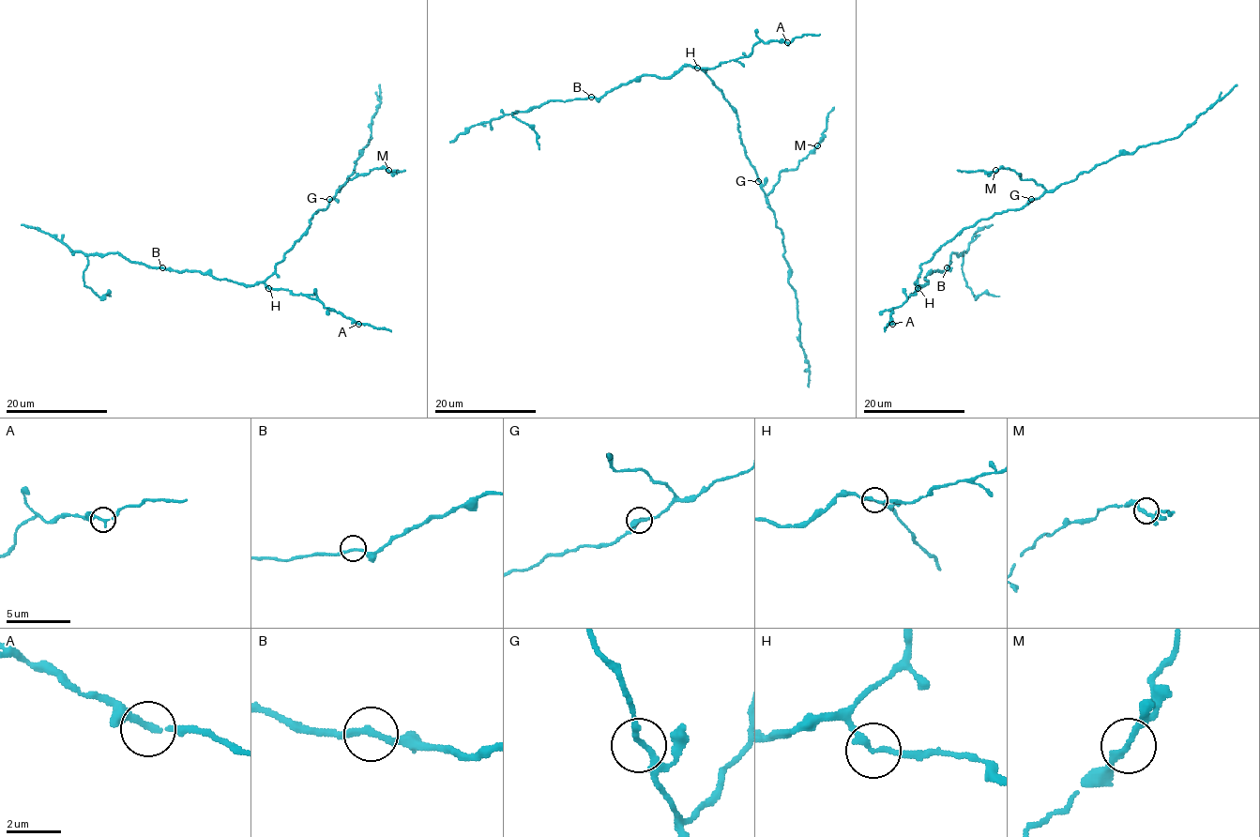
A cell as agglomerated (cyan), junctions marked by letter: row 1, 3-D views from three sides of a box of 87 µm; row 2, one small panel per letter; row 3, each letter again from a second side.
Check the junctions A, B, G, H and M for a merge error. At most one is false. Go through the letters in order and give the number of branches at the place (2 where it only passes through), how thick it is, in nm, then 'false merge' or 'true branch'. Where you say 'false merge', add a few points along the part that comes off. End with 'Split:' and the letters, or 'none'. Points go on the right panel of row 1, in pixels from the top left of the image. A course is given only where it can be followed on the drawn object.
A: 2 branches meet; 200 nm thick; true branch
B: 2 branches meet; 220 nm thick; true branch
G: 2 branches meet; 220 nm thick; true branch
H: 2 branches meet; 200 nm thick; true branch
M: 2 branches meet; 220 nm thick; true branch
Split: none

